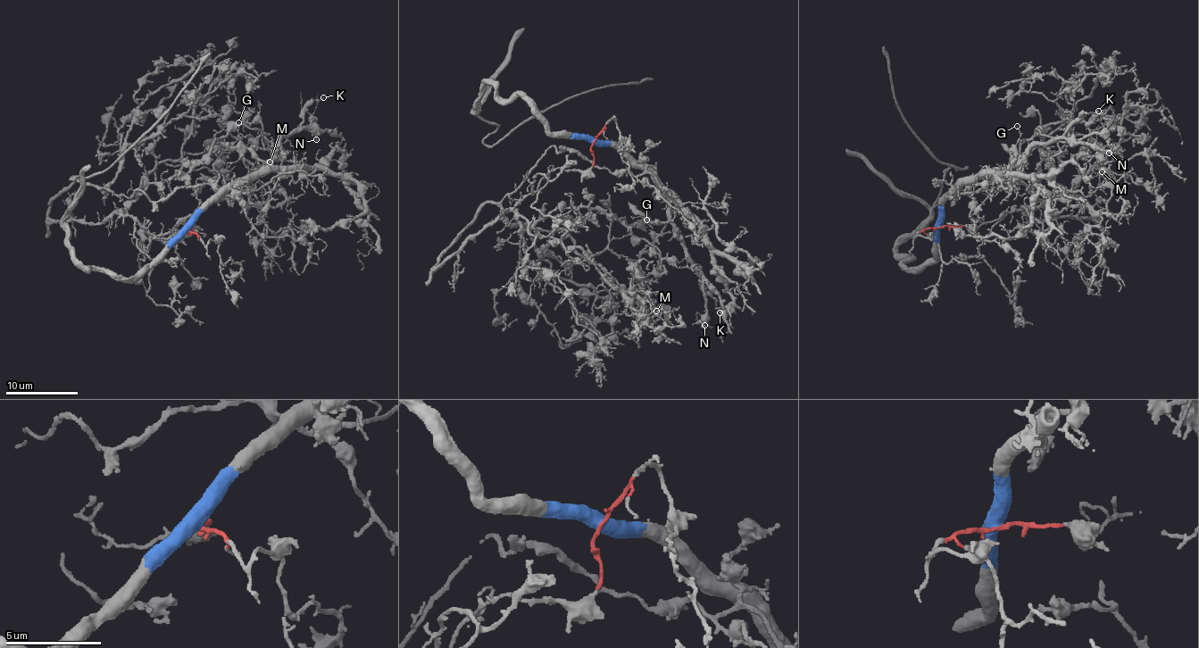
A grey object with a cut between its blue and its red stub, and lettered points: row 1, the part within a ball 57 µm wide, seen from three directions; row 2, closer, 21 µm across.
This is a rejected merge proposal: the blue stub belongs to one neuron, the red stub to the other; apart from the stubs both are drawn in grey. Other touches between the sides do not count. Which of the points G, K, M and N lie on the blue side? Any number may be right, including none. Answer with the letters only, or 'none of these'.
G, K, N

